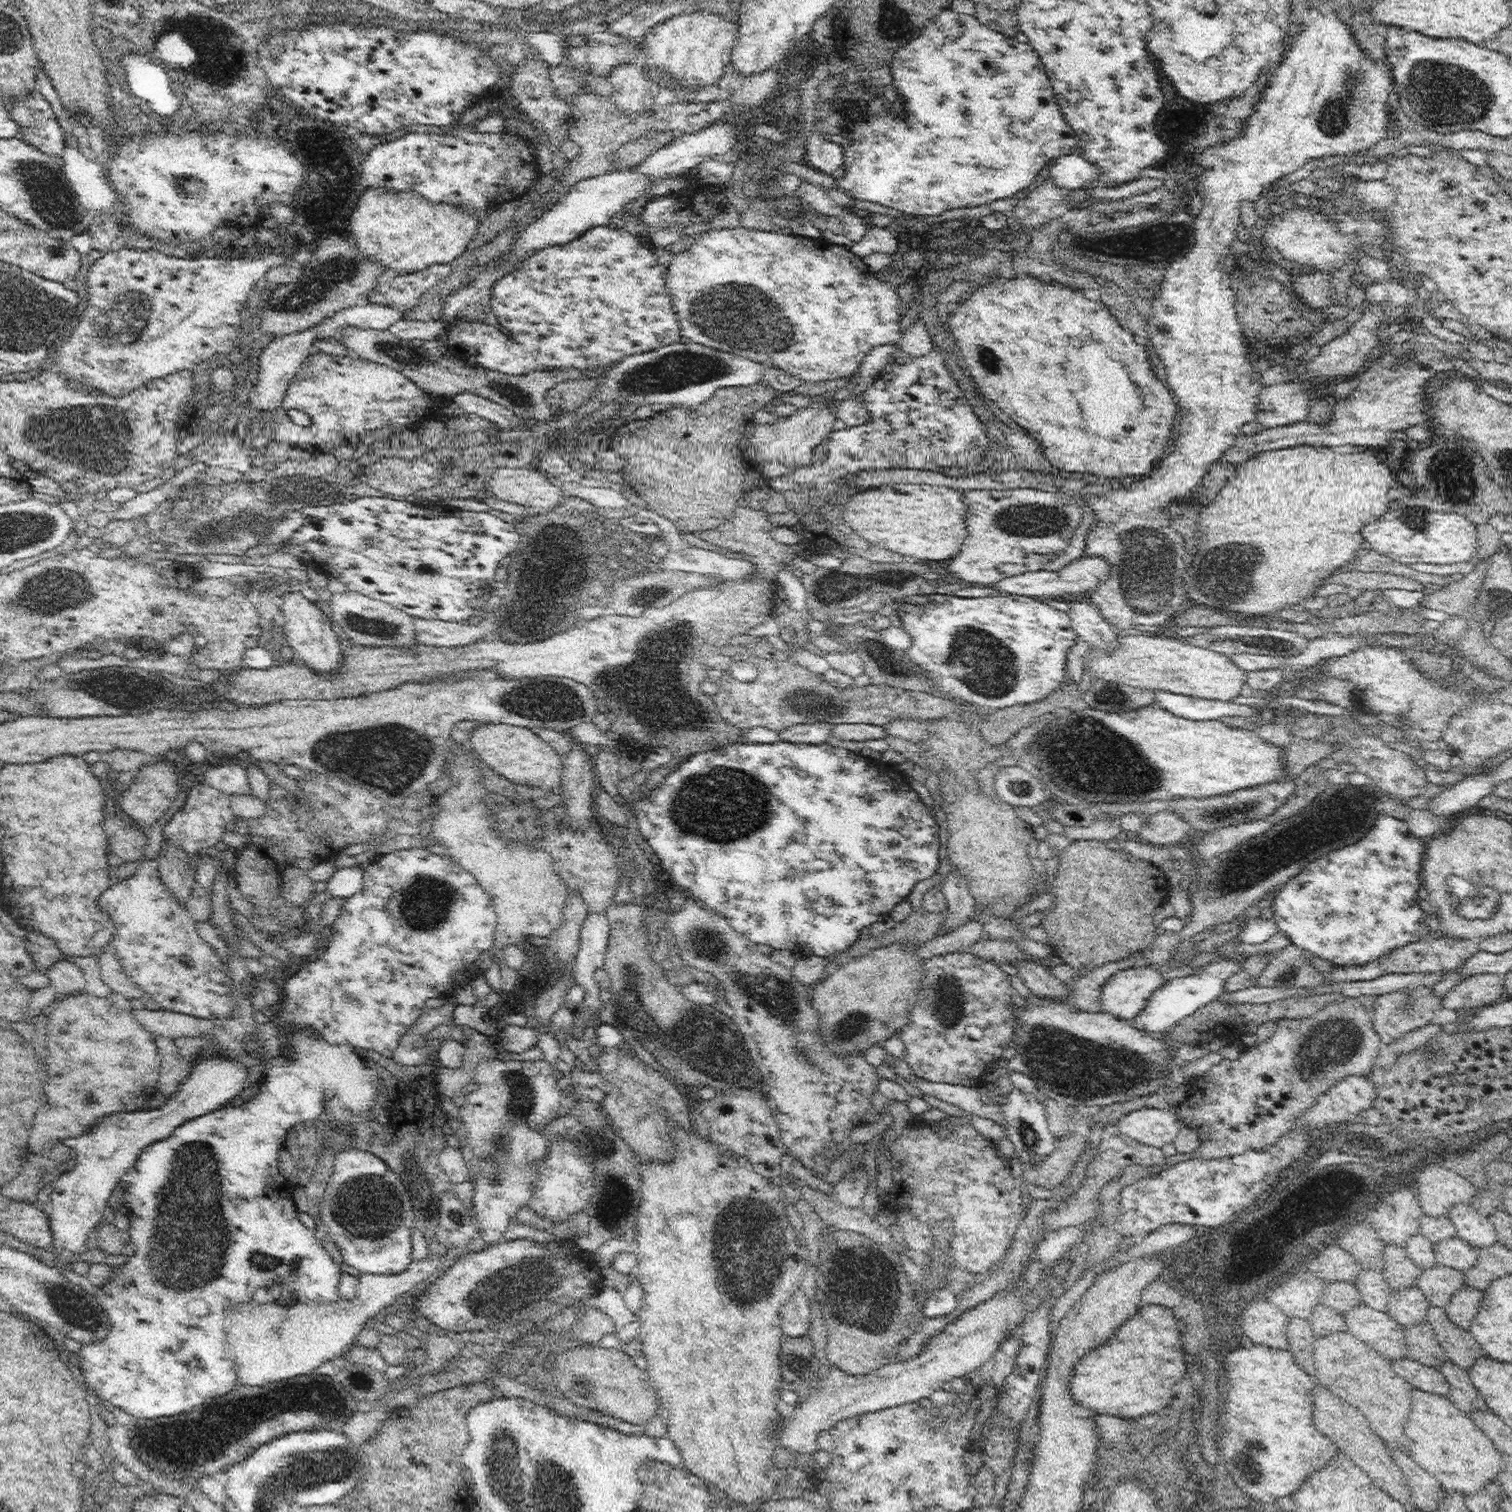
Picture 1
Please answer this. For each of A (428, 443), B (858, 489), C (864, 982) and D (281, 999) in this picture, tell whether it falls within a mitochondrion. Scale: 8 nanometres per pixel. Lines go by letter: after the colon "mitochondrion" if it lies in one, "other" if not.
A: other
B: other
C: other
D: other

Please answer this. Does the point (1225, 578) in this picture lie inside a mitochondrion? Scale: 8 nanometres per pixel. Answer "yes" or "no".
yes

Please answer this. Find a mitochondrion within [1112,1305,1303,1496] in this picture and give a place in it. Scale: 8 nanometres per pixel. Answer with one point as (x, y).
(1263, 1457)

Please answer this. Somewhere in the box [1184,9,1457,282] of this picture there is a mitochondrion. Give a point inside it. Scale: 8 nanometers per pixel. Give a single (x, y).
(1332, 119)

